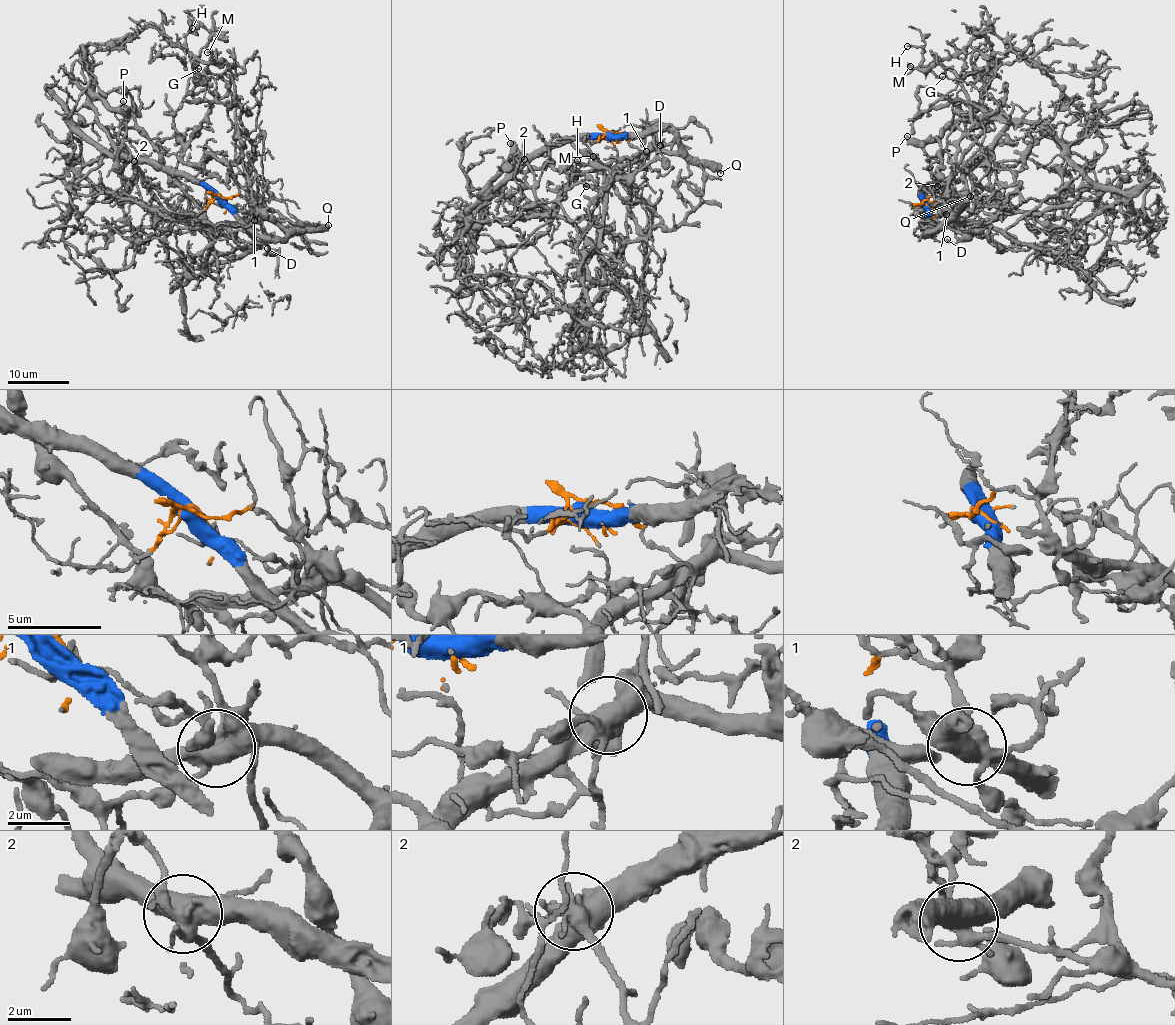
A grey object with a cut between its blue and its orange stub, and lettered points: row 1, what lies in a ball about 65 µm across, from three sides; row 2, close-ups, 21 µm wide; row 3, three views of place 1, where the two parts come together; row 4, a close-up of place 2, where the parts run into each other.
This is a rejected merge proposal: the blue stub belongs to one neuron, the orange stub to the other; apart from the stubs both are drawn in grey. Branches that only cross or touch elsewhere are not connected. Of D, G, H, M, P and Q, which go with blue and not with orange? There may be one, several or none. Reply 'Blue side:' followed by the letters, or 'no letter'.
Blue side: D, P, Q

